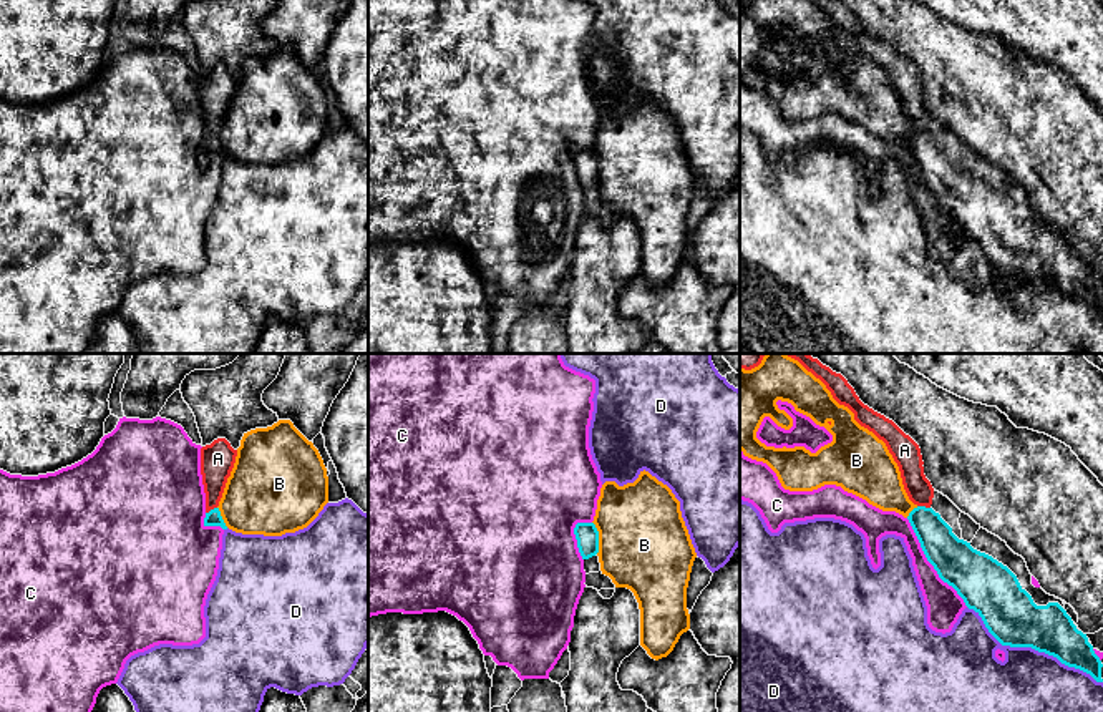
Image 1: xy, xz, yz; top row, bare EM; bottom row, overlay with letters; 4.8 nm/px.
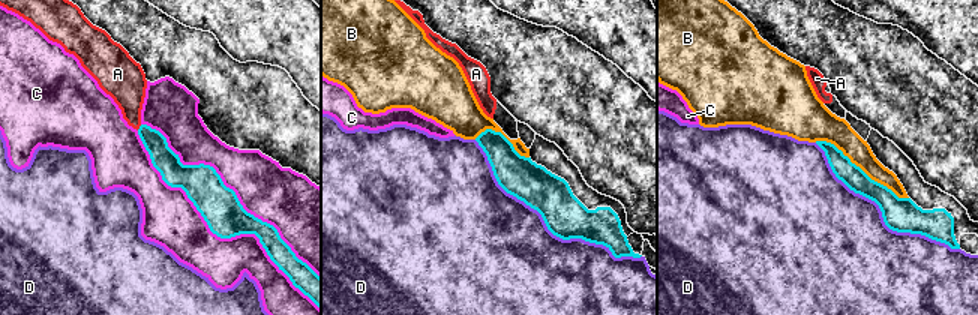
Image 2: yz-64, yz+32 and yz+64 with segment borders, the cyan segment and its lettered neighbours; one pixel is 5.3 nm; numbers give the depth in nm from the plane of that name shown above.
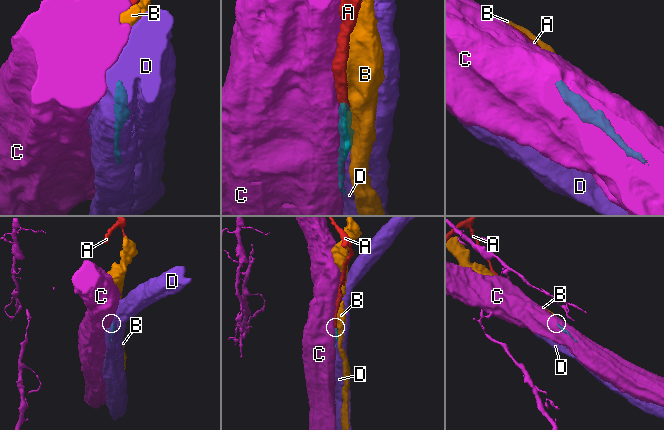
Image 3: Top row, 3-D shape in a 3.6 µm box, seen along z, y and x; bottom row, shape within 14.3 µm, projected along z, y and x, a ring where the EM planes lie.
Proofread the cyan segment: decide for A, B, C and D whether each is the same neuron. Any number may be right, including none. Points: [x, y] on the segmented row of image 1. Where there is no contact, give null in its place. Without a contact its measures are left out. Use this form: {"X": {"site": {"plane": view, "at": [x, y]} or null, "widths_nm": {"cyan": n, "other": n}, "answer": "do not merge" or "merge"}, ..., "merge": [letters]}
{"A": {"site": {"plane": "yz", "at": [924, 507]}, "widths_nm": {"cyan": 180, "other": 130}, "answer": "merge"}, "B": {"site": {"plane": "xz", "at": [597, 538]}, "widths_nm": {"cyan": 110, "other": 440}, "answer": "do not merge"}, "C": {"site": {"plane": "yz", "at": [929, 561]}, "widths_nm": {"cyan": 240, "other": 170}, "answer": "do not merge"}, "D": {"site": {"plane": "yz", "at": [1032, 648]}, "widths_nm": {"cyan": 260, "other": 300}, "answer": "do not merge"}, "merge": ["A"]}

